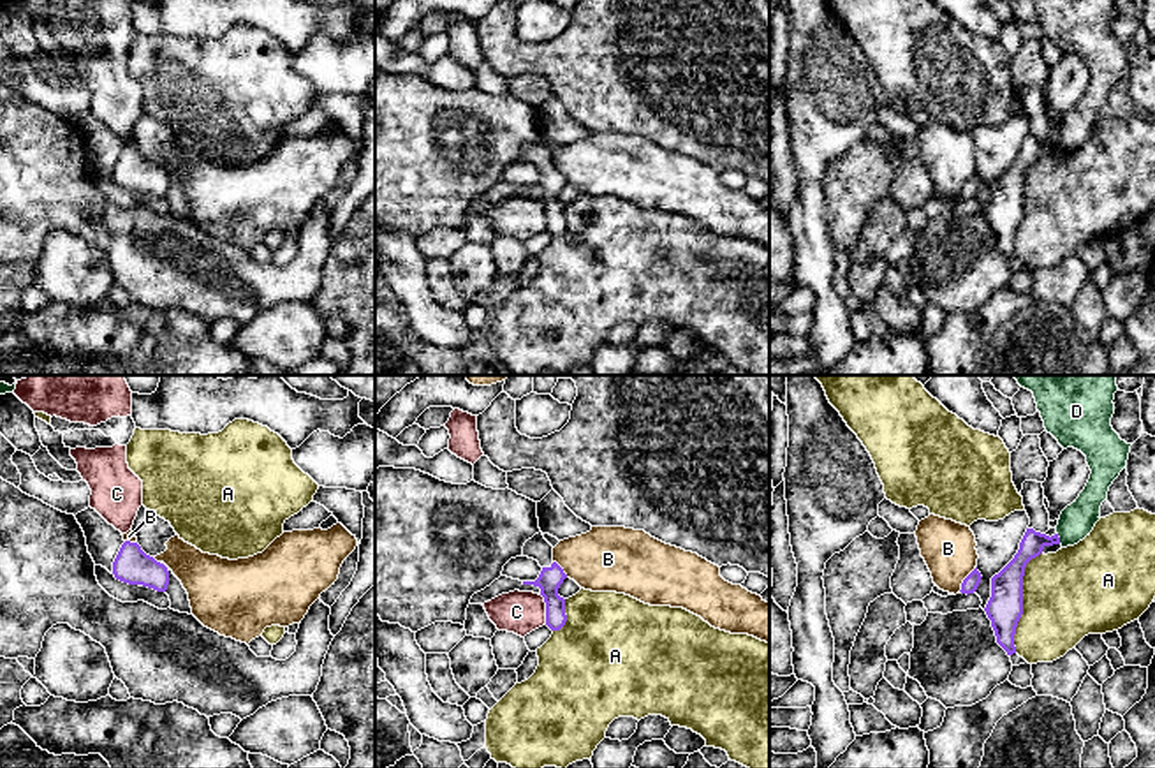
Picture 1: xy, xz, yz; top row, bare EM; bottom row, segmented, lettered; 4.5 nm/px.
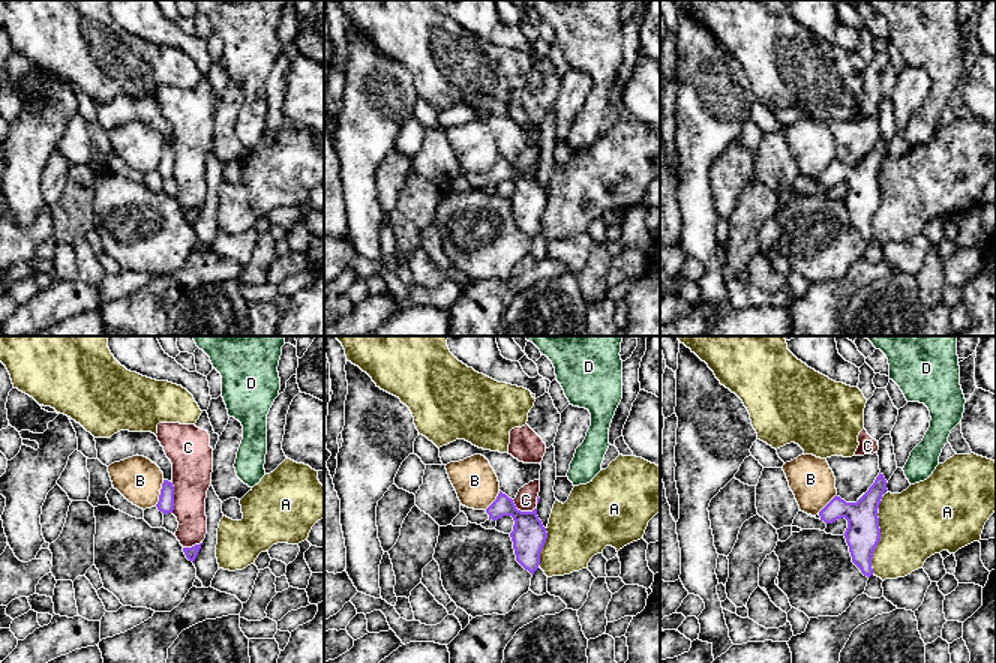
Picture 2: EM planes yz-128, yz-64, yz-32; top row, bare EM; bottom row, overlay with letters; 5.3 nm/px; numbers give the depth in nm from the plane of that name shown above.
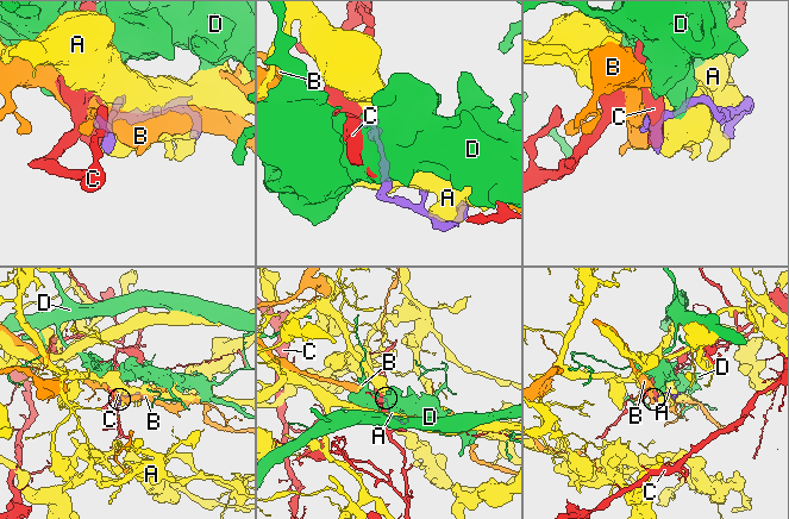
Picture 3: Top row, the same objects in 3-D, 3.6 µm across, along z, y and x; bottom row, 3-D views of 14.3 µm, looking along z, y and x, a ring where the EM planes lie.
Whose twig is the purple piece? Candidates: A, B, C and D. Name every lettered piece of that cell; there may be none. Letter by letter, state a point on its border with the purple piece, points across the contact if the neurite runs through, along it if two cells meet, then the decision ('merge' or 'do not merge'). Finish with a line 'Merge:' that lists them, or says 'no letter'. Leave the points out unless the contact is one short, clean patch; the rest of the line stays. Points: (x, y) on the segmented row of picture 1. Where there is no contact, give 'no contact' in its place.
A: contact yz (1022, 601); do not merge
B: contact yz (963, 580); border yz (976, 568), (958, 590); do not merge
C: contact xz (546, 610); border xz (541, 594), (546, 624); do not merge
D: contact yz (1059, 538); border yz (1057, 532), (1060, 543); do not merge
Merge: no letter

